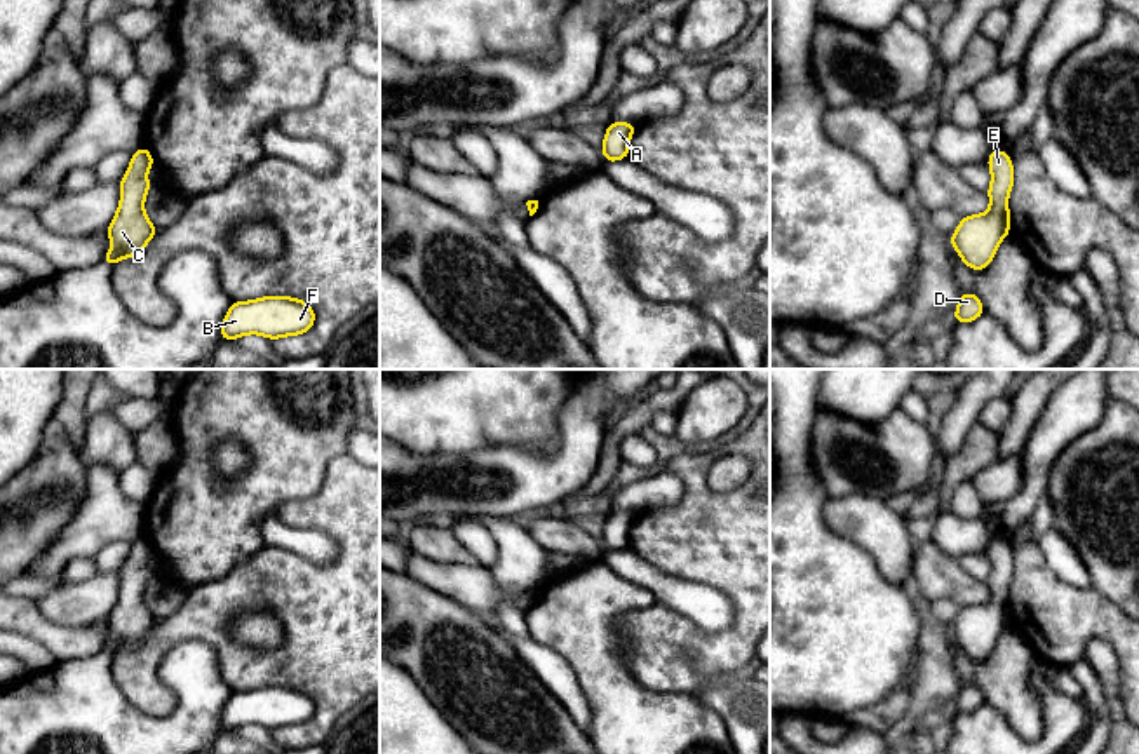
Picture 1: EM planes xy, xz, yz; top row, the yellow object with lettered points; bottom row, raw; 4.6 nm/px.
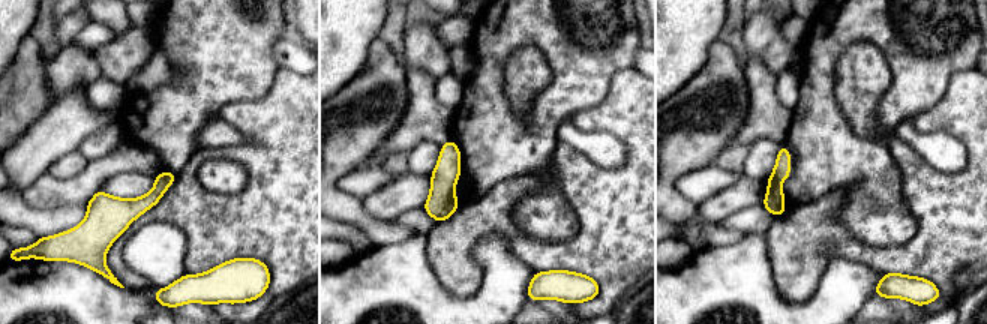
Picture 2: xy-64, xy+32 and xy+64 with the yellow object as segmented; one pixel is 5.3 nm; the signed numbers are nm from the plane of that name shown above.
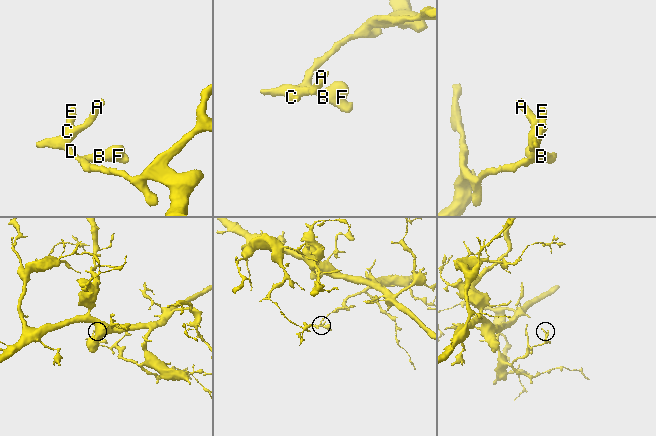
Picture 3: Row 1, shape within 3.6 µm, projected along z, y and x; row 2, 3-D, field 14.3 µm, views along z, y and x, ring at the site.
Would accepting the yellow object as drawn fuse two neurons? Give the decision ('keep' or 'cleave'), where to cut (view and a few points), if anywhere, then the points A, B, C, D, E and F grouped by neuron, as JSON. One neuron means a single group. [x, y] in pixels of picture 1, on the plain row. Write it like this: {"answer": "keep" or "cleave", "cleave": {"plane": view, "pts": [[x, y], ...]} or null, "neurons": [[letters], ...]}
{"answer": "keep", "cleave": null, "neurons": [["A", "B", "C", "D", "E", "F"]]}

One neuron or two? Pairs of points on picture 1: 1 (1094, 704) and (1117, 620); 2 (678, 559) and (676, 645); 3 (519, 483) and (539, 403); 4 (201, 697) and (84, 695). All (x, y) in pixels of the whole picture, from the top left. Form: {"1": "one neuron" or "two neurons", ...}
{"1": "two neurons", "2": "one neuron", "3": "two neurons", "4": "one neuron"}

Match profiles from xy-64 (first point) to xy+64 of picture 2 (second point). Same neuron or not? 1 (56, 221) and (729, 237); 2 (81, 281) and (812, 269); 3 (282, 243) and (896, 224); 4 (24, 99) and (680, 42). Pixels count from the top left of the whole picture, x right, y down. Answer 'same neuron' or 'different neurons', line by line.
1: same neuron
2: different neurons
3: different neurons
4: different neurons

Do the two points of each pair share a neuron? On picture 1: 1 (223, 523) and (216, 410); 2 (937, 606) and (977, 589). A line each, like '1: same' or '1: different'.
1: same
2: different

